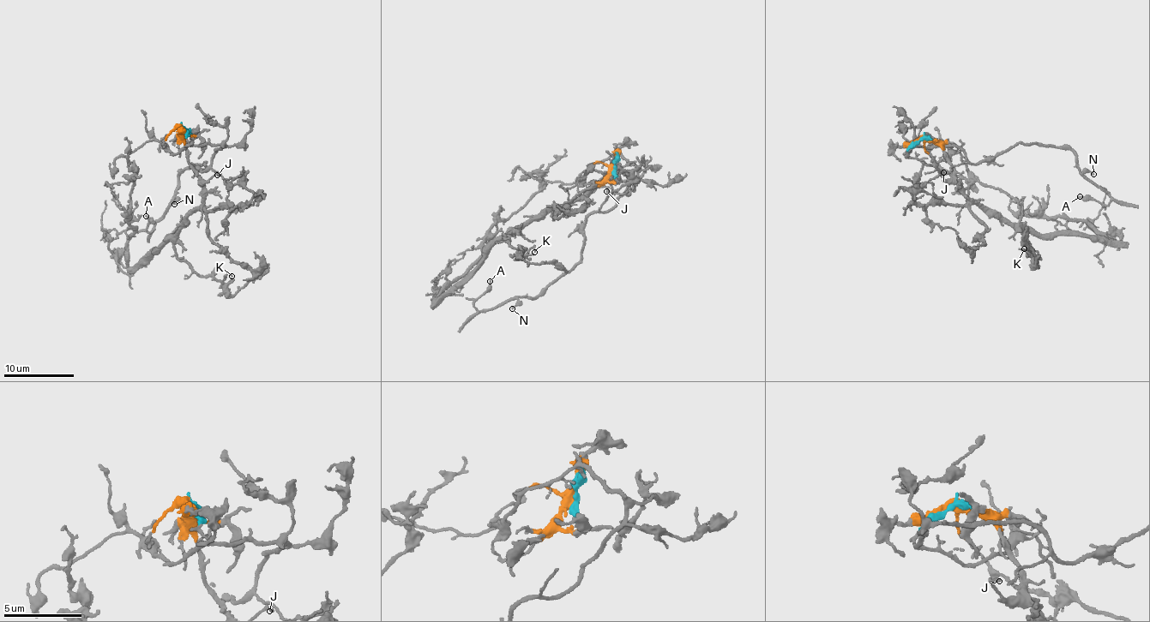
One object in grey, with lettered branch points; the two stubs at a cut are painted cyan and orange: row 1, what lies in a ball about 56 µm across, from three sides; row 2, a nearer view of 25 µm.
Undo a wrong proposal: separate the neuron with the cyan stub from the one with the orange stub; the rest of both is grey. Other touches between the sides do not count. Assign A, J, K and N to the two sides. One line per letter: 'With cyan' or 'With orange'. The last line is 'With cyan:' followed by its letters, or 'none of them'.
A: With cyan
J: With orange
K: With orange
N: With cyan
With cyan: A, N

